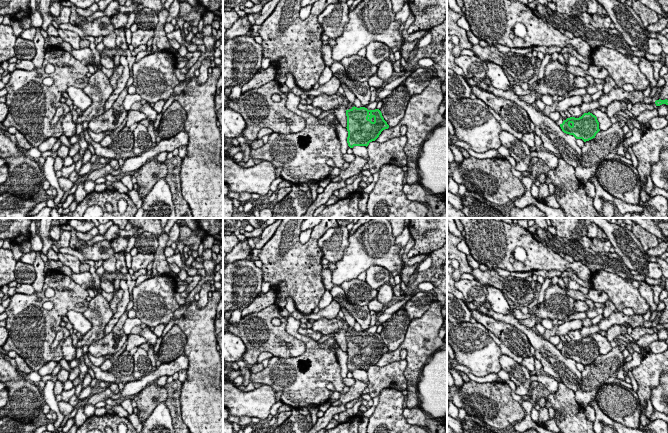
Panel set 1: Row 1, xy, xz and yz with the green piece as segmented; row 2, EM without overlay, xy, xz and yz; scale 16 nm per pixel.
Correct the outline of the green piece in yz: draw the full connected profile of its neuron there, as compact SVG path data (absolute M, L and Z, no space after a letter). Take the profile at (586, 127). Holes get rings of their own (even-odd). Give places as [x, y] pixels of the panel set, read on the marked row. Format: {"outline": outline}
{"outline": "M584 113L581 117L570 117L560 124L562 131L573 135L576 139L582 139L584 142L595 138L600 131L597 117L592 113Z"}

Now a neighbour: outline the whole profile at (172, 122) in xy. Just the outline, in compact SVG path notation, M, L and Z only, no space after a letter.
M176 100L163 112L158 127L161 139L169 139L184 130L187 113L180 103Z

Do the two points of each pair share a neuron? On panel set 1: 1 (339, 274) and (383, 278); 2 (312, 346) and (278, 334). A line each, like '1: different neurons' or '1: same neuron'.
1: different neurons
2: different neurons

